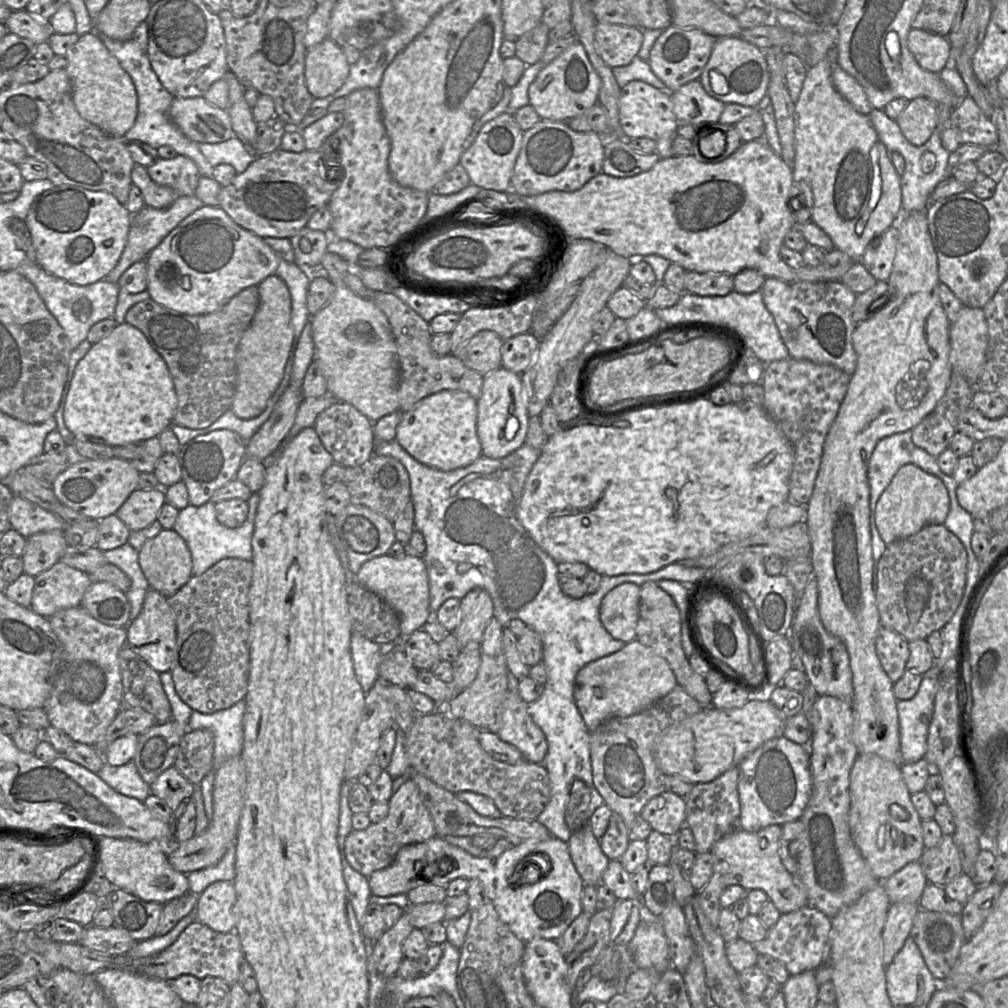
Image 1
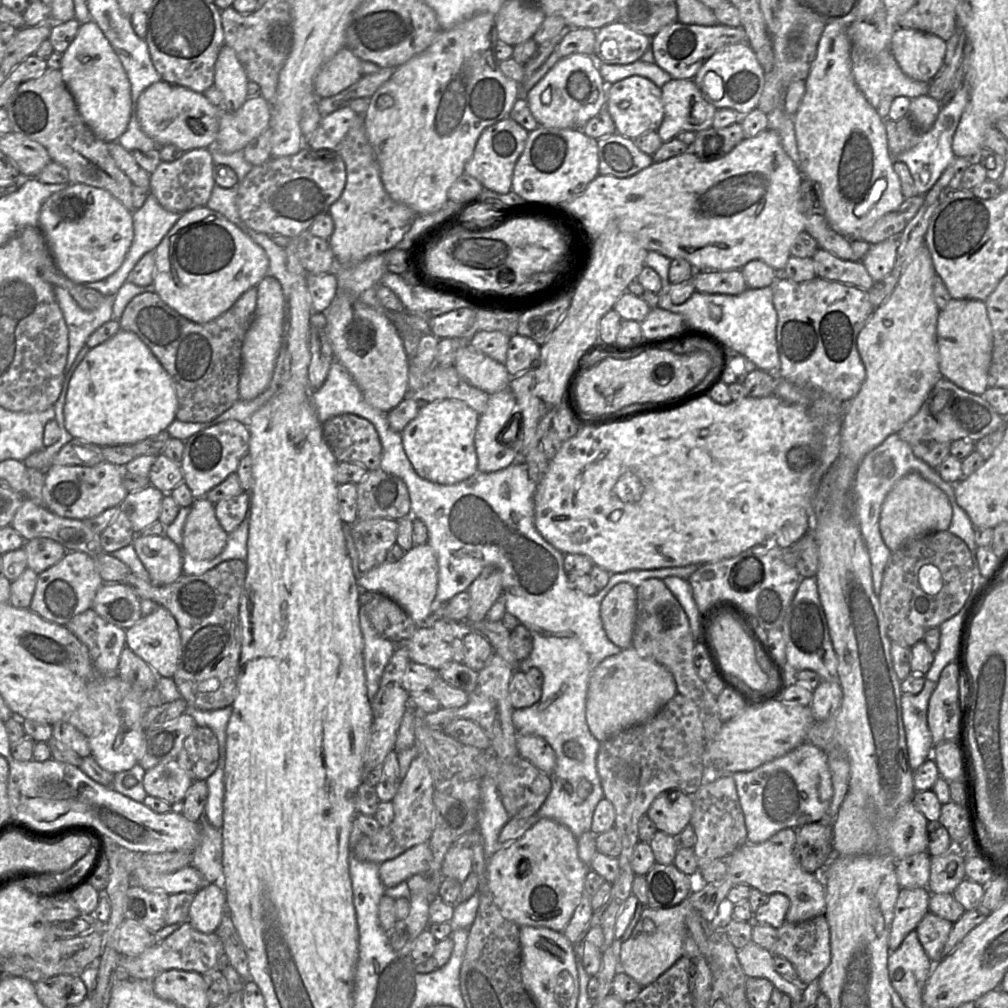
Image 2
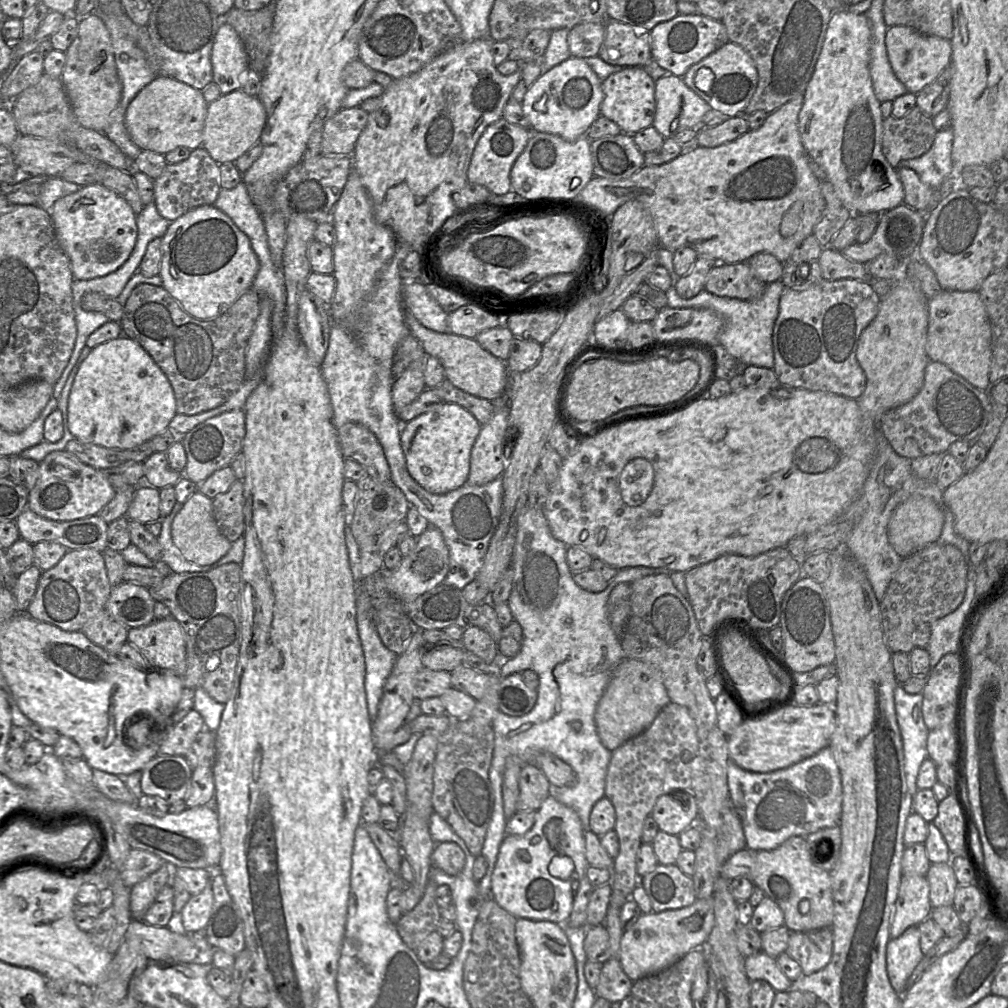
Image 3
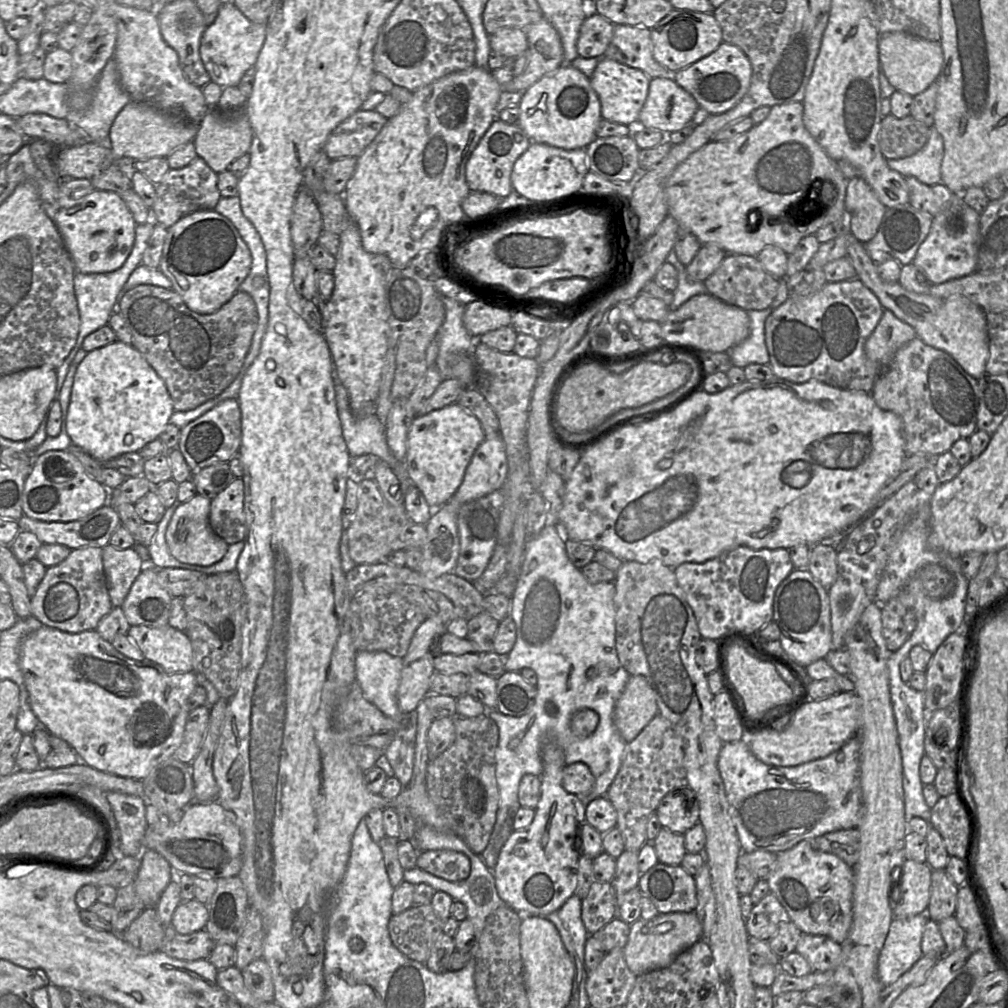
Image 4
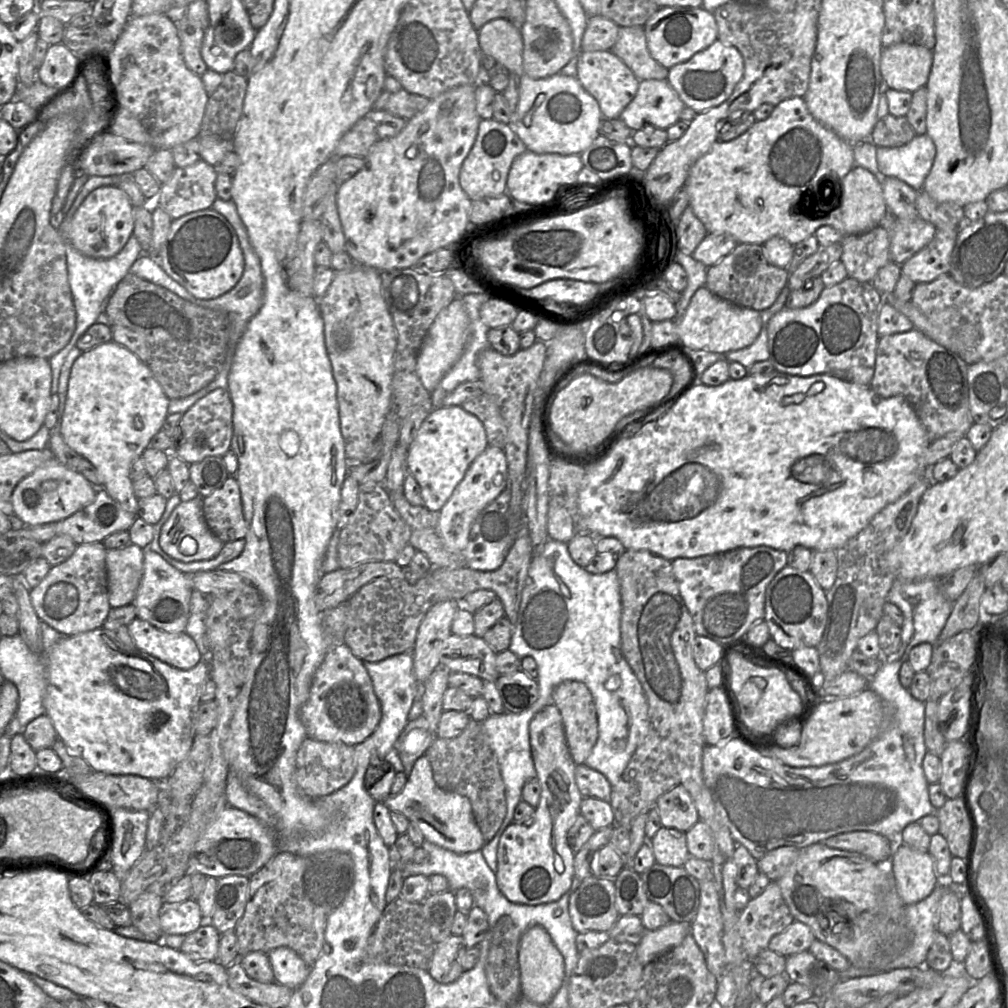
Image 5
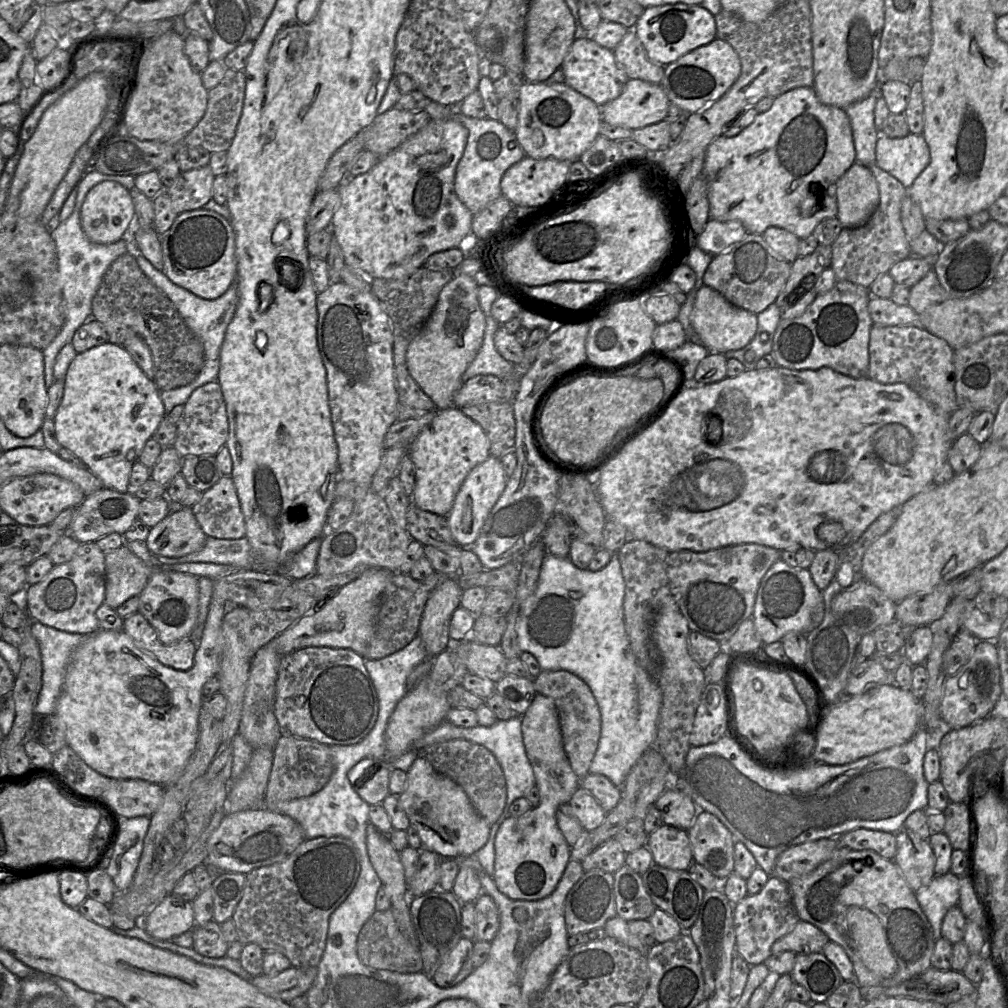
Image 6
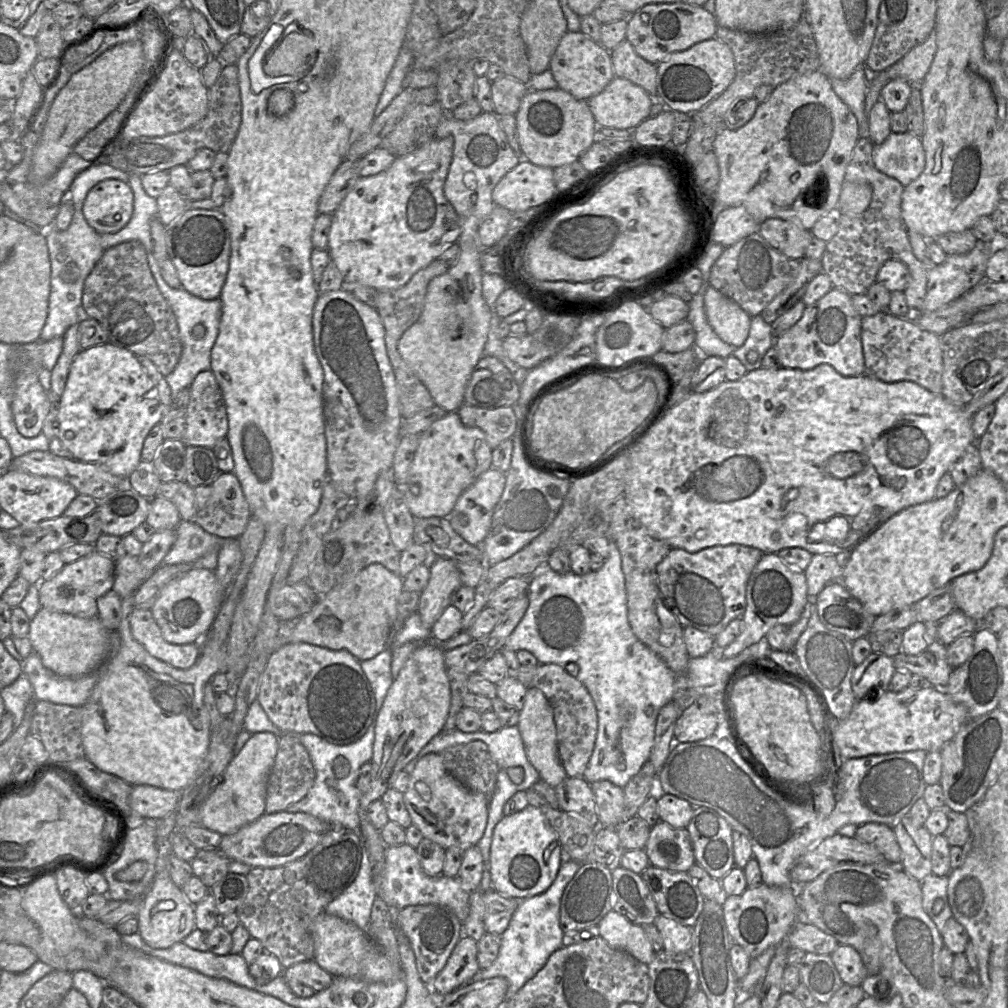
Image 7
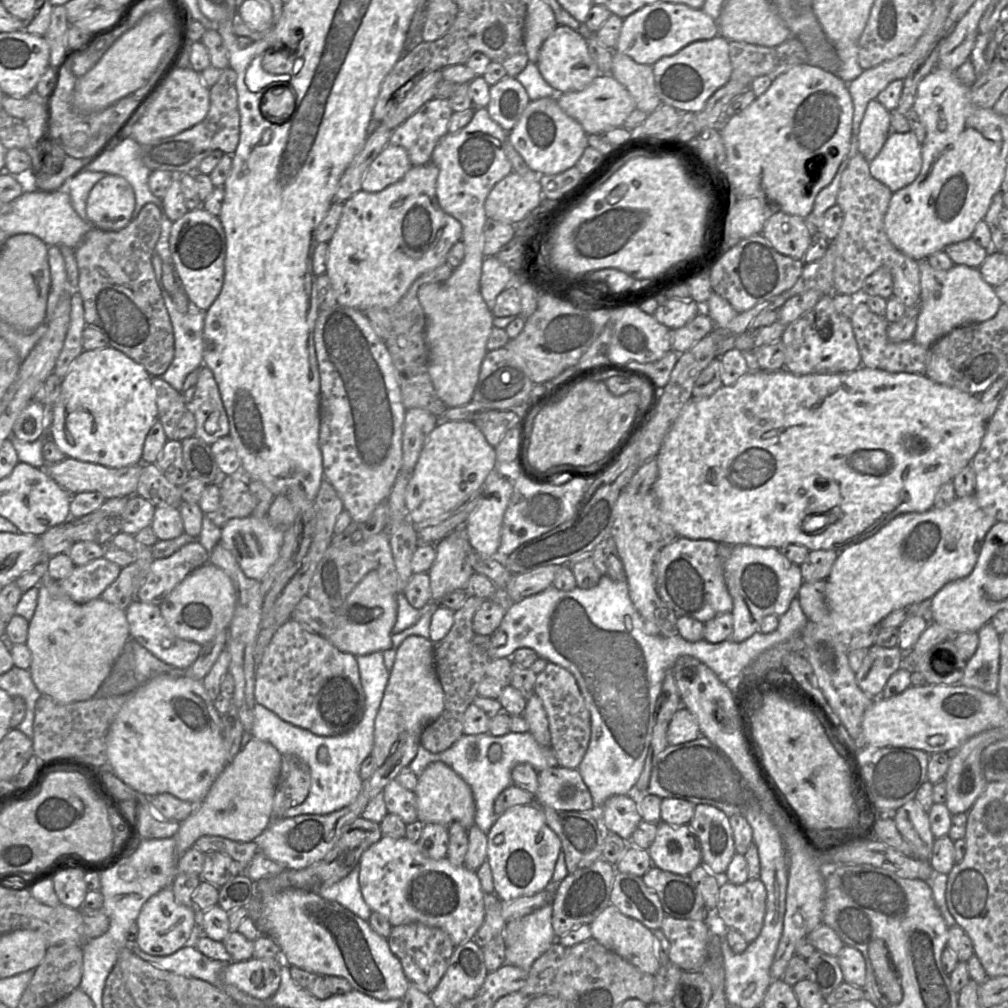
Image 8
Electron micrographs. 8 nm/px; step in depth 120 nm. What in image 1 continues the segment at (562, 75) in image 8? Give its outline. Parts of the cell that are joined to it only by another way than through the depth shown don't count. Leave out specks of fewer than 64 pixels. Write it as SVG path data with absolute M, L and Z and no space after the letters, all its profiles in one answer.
M630 81L623 88L621 88L618 103L619 125L622 136L625 139L650 138L657 141L662 137L677 136L676 130L679 123L673 111L673 102L671 100L670 92L657 89L643 81Z

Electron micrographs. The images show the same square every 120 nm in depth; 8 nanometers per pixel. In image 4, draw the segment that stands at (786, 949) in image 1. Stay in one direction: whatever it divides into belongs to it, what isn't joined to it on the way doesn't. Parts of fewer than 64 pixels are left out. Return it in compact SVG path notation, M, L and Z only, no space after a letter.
M802 933L795 951L807 960L812 972L825 972L838 963L842 948L828 936Z

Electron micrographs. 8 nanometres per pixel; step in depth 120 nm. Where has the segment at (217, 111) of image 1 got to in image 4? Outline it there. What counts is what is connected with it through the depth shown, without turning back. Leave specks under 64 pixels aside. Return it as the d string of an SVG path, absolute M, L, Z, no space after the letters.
M131 100L114 119L109 139L111 148L117 157L133 160L147 159L155 156L167 156L175 149L188 142L193 142L198 124L190 122L171 113L159 111L153 106Z

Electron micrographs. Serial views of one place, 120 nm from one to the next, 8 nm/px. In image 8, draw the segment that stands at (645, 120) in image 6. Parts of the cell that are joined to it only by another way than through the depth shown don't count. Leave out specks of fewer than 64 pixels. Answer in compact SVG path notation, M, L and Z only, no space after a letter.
M600 74L584 90L558 94L556 98L560 108L576 120L588 135L623 127L625 120L636 109L629 91L611 74Z

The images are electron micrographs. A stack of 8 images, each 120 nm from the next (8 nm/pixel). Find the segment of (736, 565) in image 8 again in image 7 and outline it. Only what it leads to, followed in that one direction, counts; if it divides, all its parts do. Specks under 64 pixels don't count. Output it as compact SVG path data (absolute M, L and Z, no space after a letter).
M775 553L763 554L760 561L754 567L746 586L746 609L742 616L744 628L741 634L729 645L723 649L724 658L731 658L752 644L758 643L761 638L765 637L768 631L778 624L791 626L797 622L803 612L803 609L809 596L807 593L807 580L804 571L791 568Z

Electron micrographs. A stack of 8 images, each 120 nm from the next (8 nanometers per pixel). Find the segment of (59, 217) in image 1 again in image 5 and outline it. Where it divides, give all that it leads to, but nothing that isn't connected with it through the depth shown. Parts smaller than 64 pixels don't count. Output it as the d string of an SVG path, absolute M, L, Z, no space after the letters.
M115 185L100 186L83 200L70 223L66 239L82 254L96 259L115 256L133 234L133 205L127 194Z

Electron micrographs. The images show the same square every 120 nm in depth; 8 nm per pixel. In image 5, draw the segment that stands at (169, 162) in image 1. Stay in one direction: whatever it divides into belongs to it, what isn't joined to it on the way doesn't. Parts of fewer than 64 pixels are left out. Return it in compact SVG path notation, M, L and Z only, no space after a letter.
M200 159L186 167L175 167L167 182L161 184L160 191L152 203L160 206L173 220L191 212L211 208L217 198L215 167Z

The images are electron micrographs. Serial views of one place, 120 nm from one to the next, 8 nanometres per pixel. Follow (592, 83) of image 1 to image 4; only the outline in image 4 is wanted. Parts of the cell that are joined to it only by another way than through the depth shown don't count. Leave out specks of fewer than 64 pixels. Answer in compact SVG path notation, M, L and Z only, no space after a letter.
M563 64L522 92L519 109L518 126L532 142L547 144L565 150L586 149L597 138L596 130L602 119L600 100L591 87L589 78L570 64Z

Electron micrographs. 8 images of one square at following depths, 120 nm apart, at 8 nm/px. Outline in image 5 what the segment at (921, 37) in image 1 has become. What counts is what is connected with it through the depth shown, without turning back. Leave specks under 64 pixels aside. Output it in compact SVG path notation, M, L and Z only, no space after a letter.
M898 43L883 47L880 73L888 87L913 93L926 86L933 63L933 49Z

